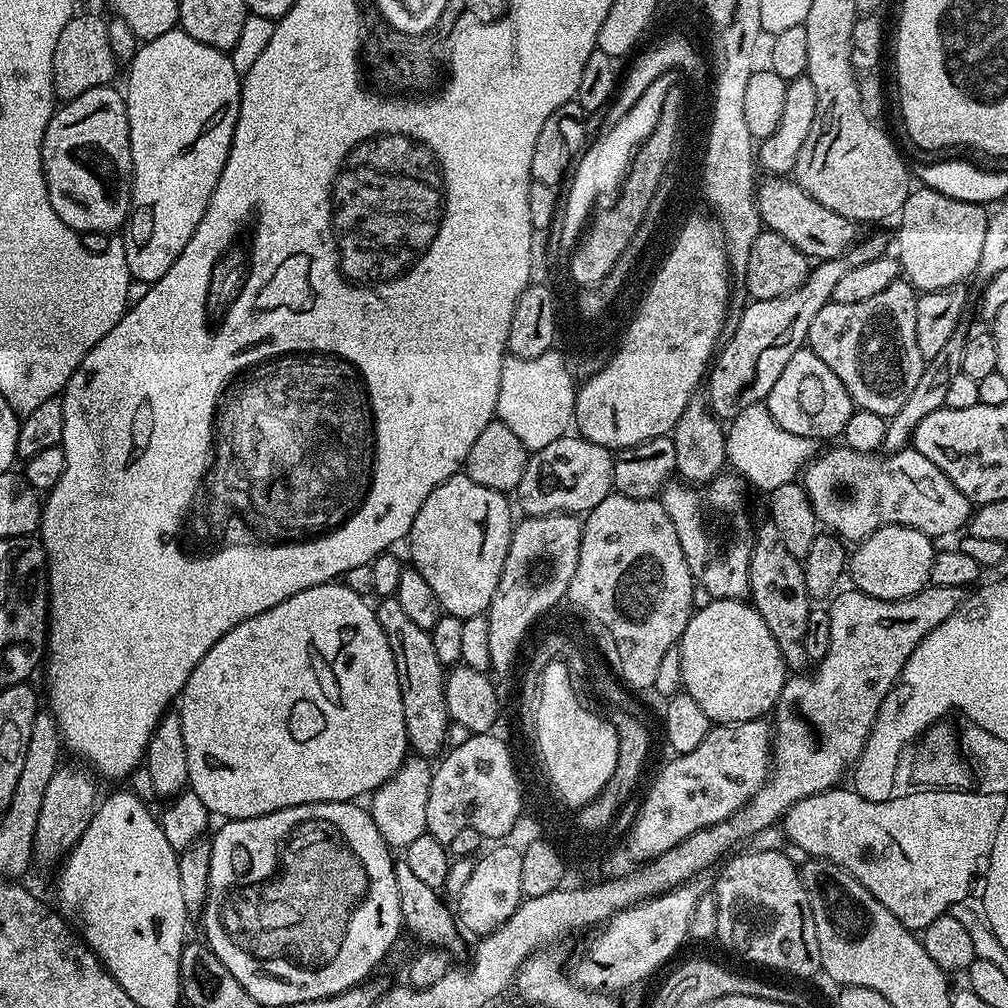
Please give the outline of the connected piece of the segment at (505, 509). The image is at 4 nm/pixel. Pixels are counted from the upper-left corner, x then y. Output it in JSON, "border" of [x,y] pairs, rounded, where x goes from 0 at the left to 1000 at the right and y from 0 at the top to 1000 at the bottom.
{"border":[[[453,470],[445,476],[439,476],[423,494],[423,498],[419,498],[407,529],[408,559],[419,569],[419,573],[423,573],[431,589],[435,589],[437,602],[443,610],[454,611],[461,616],[467,611],[483,608],[490,585],[494,585],[494,573],[498,573],[498,562],[502,562],[502,546],[506,546],[510,515],[509,501],[506,496],[504,501],[504,496],[501,489],[474,482],[474,478],[464,472]]]}

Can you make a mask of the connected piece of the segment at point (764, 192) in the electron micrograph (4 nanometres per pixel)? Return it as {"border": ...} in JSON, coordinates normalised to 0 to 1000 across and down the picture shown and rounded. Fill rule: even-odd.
{"border":[[[758,177],[750,188],[750,205],[754,207],[757,225],[763,230],[771,230],[784,244],[791,246],[796,253],[807,259],[826,258],[837,253],[850,241],[850,219],[835,216],[827,208],[819,208],[786,177]]]}

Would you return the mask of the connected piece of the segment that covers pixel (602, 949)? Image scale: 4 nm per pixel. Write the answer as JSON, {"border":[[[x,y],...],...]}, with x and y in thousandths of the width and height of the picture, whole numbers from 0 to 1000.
{"border":[[[684,875],[646,890],[638,897],[618,901],[594,922],[583,937],[583,945],[571,952],[565,967],[584,984],[615,986],[627,974],[649,969],[651,963],[684,932],[685,911],[696,895],[693,876]]]}

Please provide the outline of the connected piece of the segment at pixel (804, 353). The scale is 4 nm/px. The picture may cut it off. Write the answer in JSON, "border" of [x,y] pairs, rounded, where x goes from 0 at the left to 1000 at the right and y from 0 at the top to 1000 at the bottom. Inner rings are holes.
{"border":[[[801,343],[793,345],[788,351],[788,355],[784,355],[784,359],[780,359],[776,371],[772,371],[772,379],[768,379],[768,383],[764,387],[760,404],[764,415],[768,415],[768,419],[772,423],[776,423],[776,427],[784,427],[784,431],[792,431],[807,438],[825,437],[828,433],[829,436],[836,434],[839,419],[843,419],[847,408],[845,392],[841,390],[839,383],[835,383],[831,371],[827,371],[827,367],[823,367],[823,363],[819,363],[819,359],[815,359],[815,355],[812,355],[812,351],[808,351],[806,346]]]}

